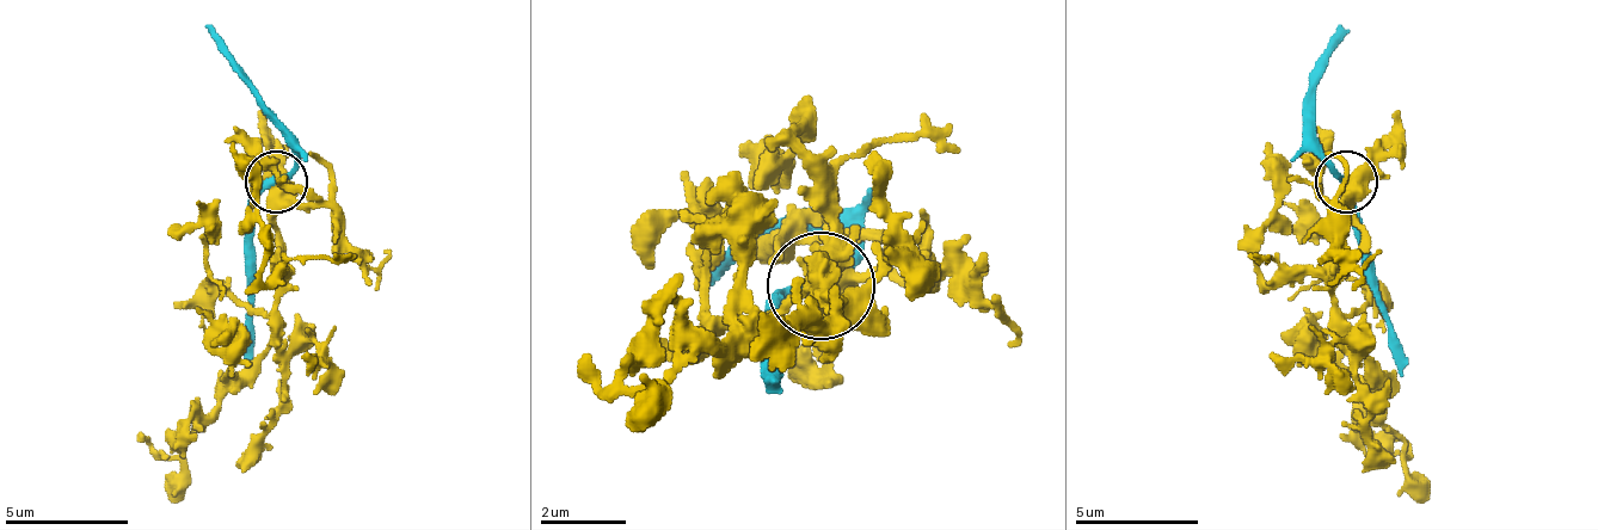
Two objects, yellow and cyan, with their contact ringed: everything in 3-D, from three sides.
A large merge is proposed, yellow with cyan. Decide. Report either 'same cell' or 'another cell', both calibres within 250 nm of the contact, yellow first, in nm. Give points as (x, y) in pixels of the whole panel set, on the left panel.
another cell; calibres 440 and 240 nm

